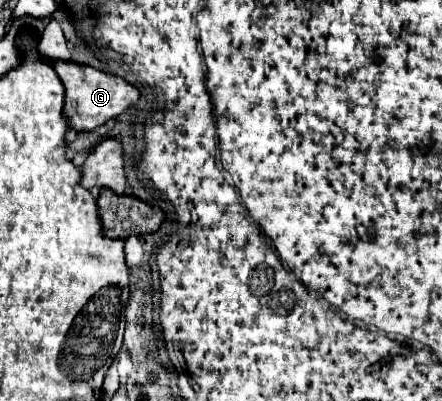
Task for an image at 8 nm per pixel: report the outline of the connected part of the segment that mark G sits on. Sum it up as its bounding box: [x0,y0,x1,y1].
[51,61,139,133]

